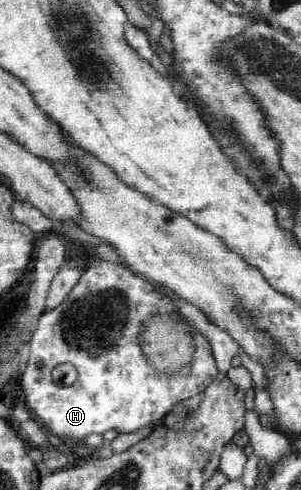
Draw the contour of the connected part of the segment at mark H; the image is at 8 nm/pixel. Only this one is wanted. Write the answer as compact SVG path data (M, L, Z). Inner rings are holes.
M97 258L95 261L91 262L87 270L84 271L83 275L80 277L79 283L71 290L65 302L62 302L57 307L39 316L37 329L33 330L30 337L27 360L21 371L21 384L26 395L27 409L35 413L34 418L36 421L41 421L41 423L43 423L44 430L51 439L61 441L76 439L79 441L79 439L87 439L89 435L103 435L103 433L107 433L107 431L111 430L118 431L119 433L135 433L135 431L147 427L149 423L155 423L158 419L161 419L171 409L174 403L201 393L202 390L213 383L213 380L217 377L219 368L217 368L217 362L215 362L211 341L203 336L192 322L184 321L184 315L179 311L179 306L177 306L177 304L178 303L176 303L172 297L163 294L161 290L157 289L157 287L155 287L155 282L147 280L147 278L143 278L143 276L137 276L135 272L129 270L127 266L121 265L121 263L104 261ZM153 317L173 317L178 322L178 329L187 331L192 339L192 344L194 345L192 357L184 366L179 366L177 370L162 370L161 368L157 368L157 366L150 362L148 357L145 356L143 335L145 329L148 328L148 320L153 320ZM63 363L71 363L71 365L75 367L77 379L72 385L59 387L59 385L53 383L51 373L53 373L53 369L55 369L57 365L63 365Z

